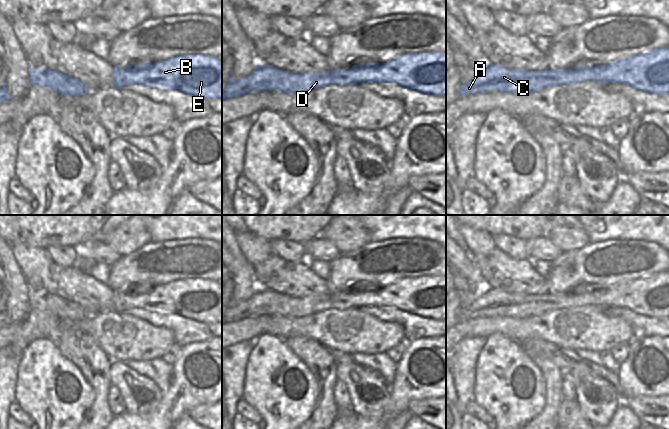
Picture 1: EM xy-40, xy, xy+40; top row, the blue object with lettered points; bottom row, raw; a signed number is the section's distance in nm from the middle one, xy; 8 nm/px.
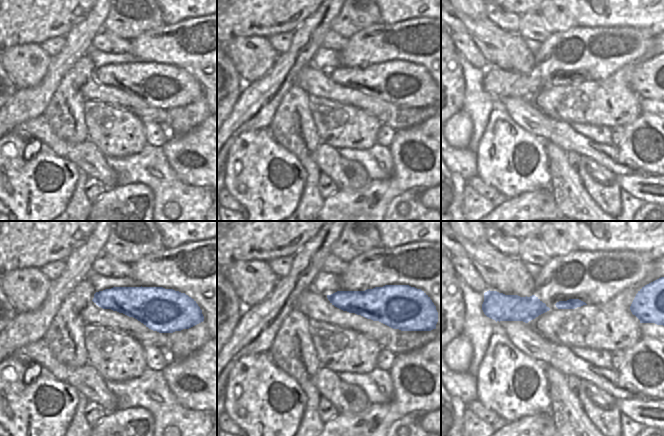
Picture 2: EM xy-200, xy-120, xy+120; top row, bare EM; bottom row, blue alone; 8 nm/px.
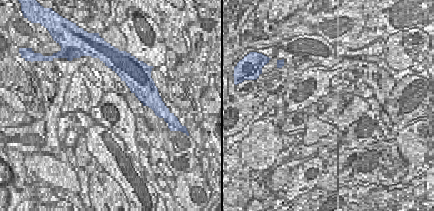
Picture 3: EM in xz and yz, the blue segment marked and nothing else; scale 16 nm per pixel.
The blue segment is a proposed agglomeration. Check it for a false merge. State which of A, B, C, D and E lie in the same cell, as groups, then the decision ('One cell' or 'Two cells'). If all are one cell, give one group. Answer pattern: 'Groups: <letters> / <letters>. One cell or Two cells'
Groups: A C D / B E. Two cells.

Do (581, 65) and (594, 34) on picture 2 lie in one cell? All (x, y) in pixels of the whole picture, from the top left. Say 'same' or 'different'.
same

